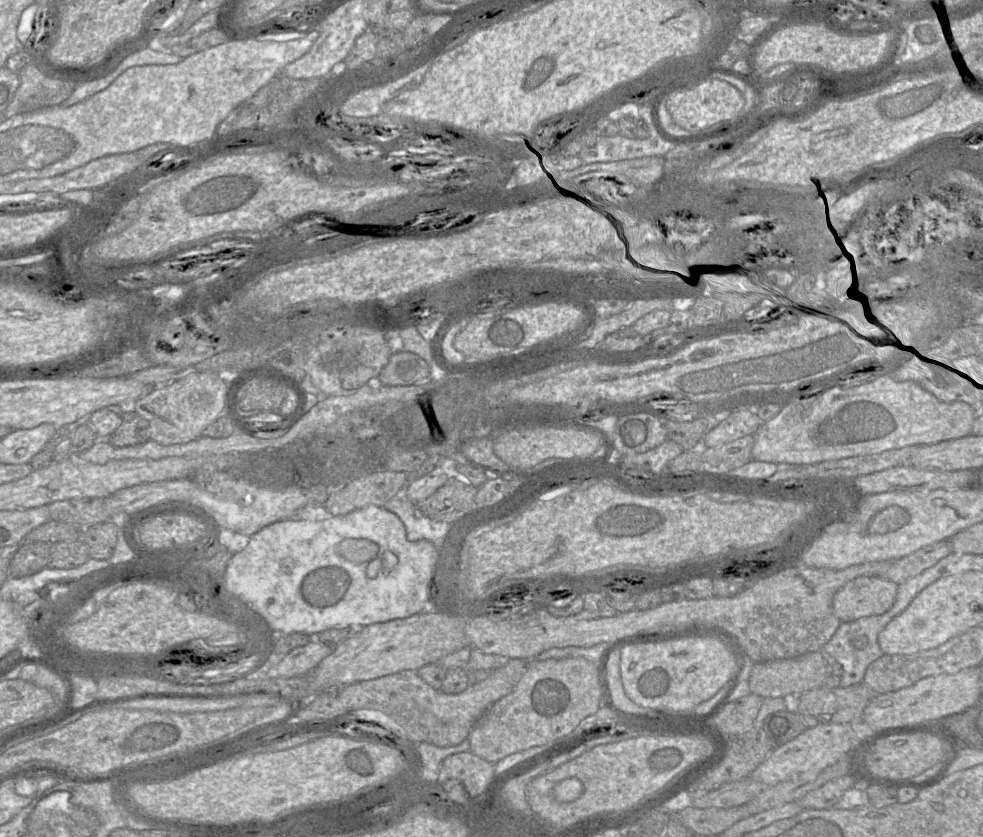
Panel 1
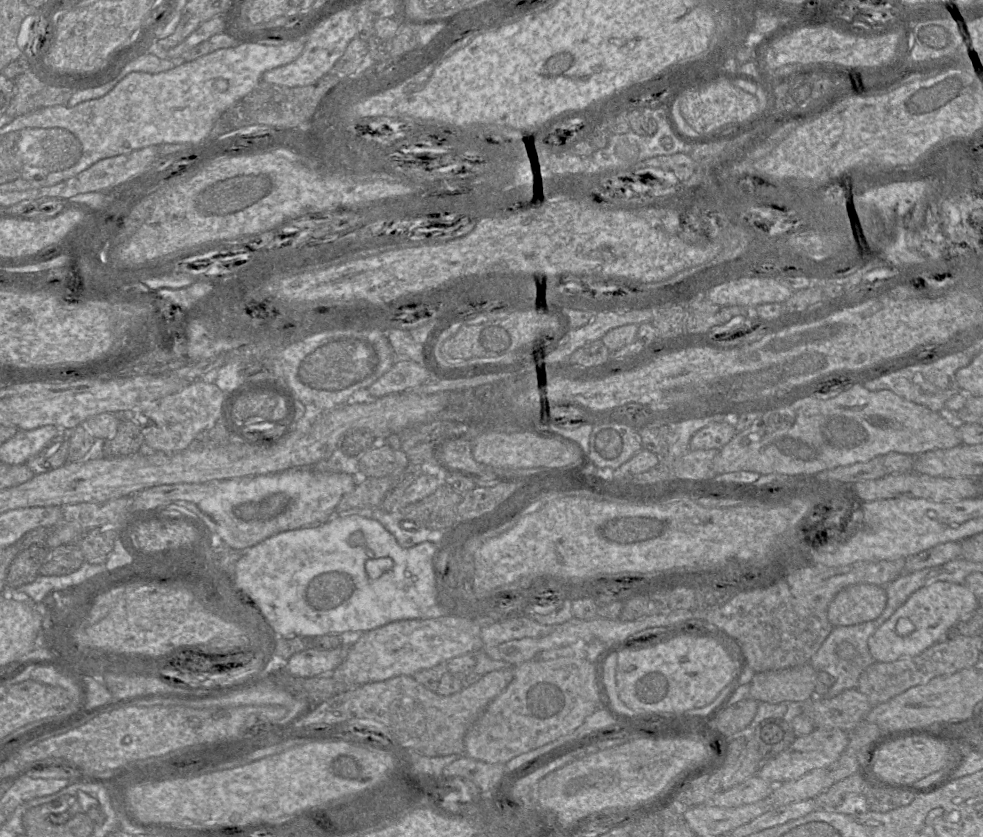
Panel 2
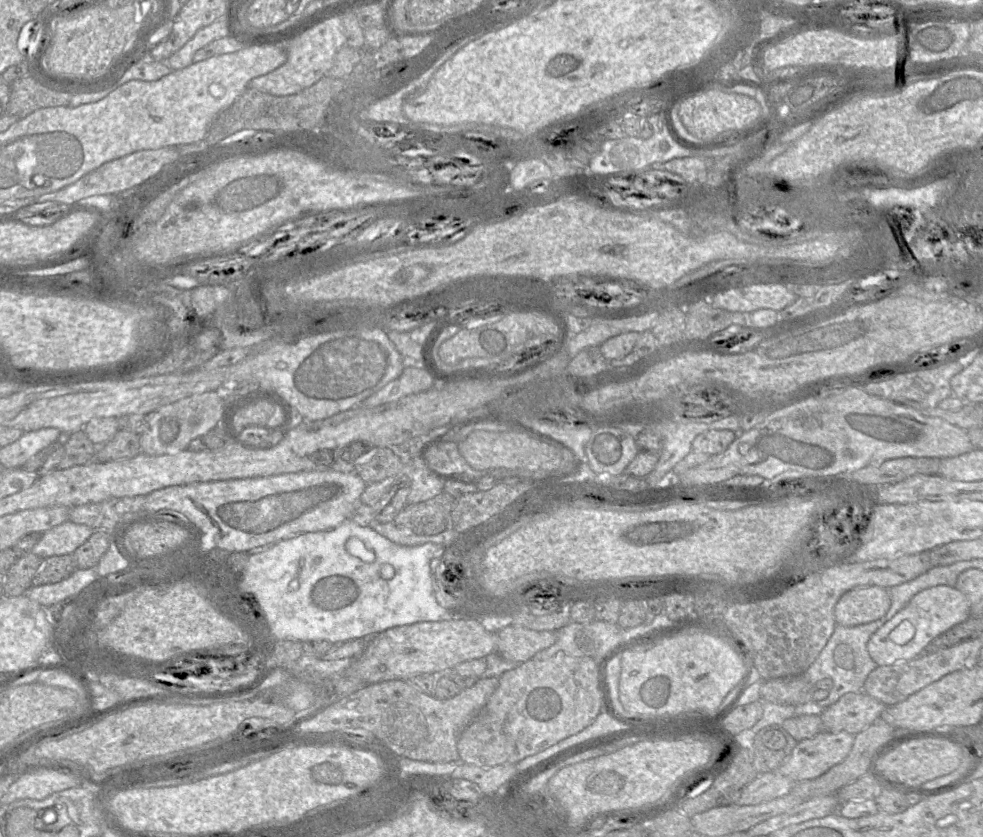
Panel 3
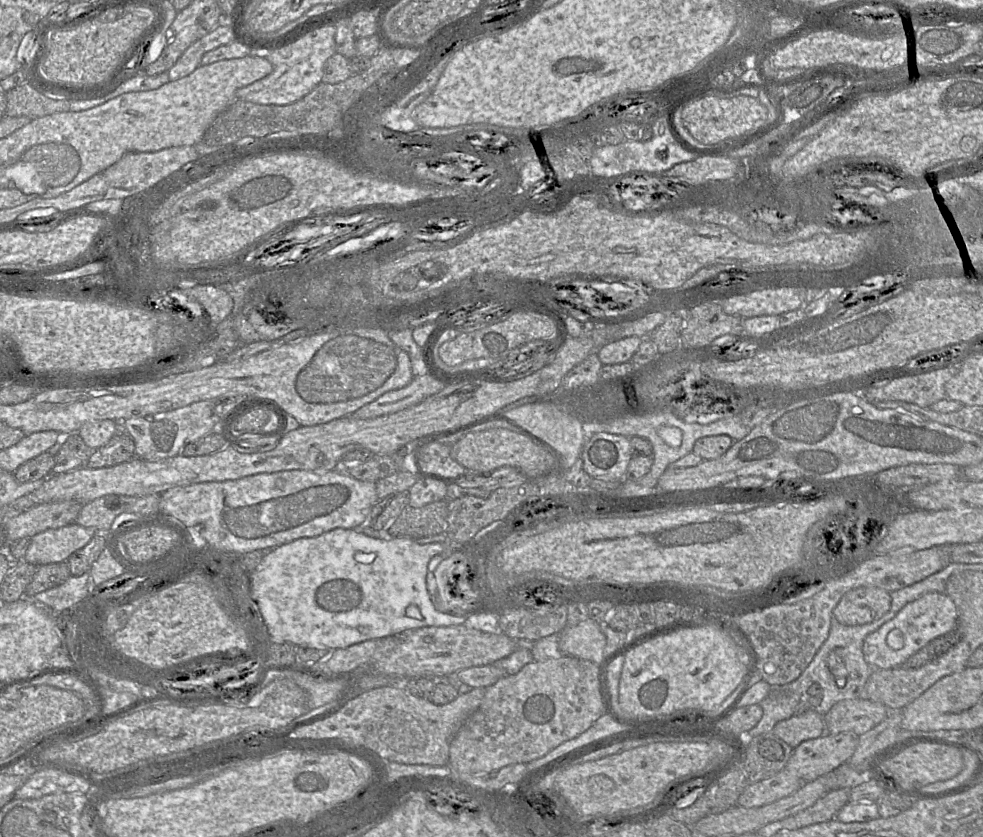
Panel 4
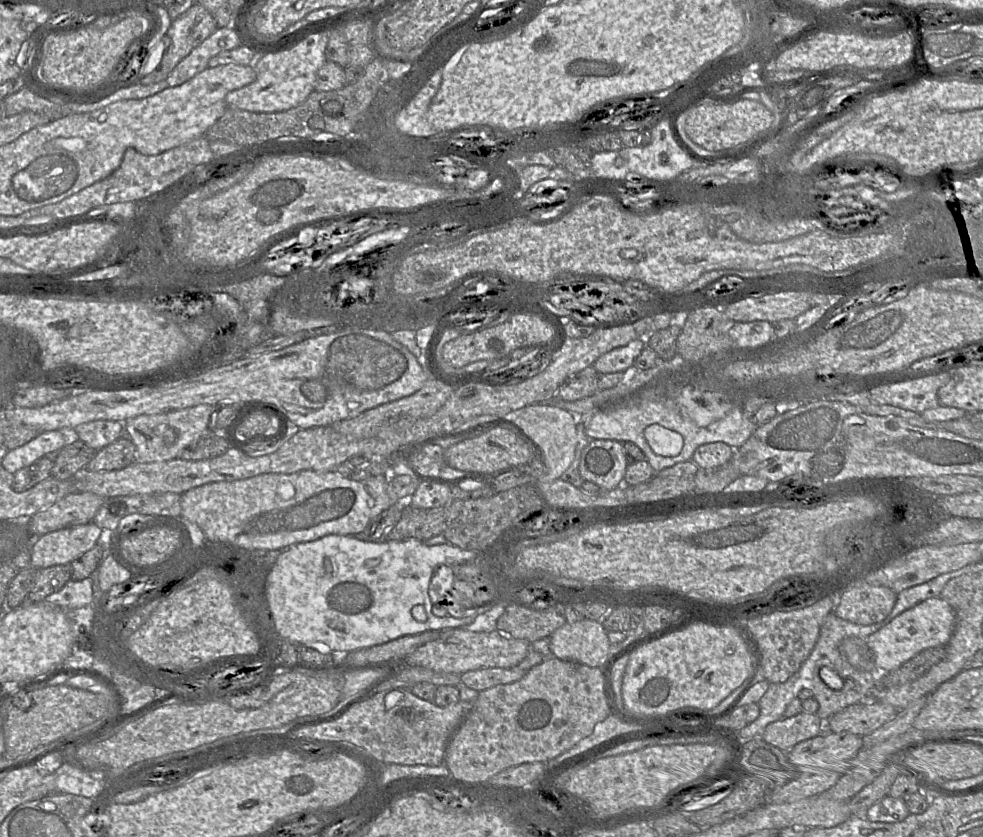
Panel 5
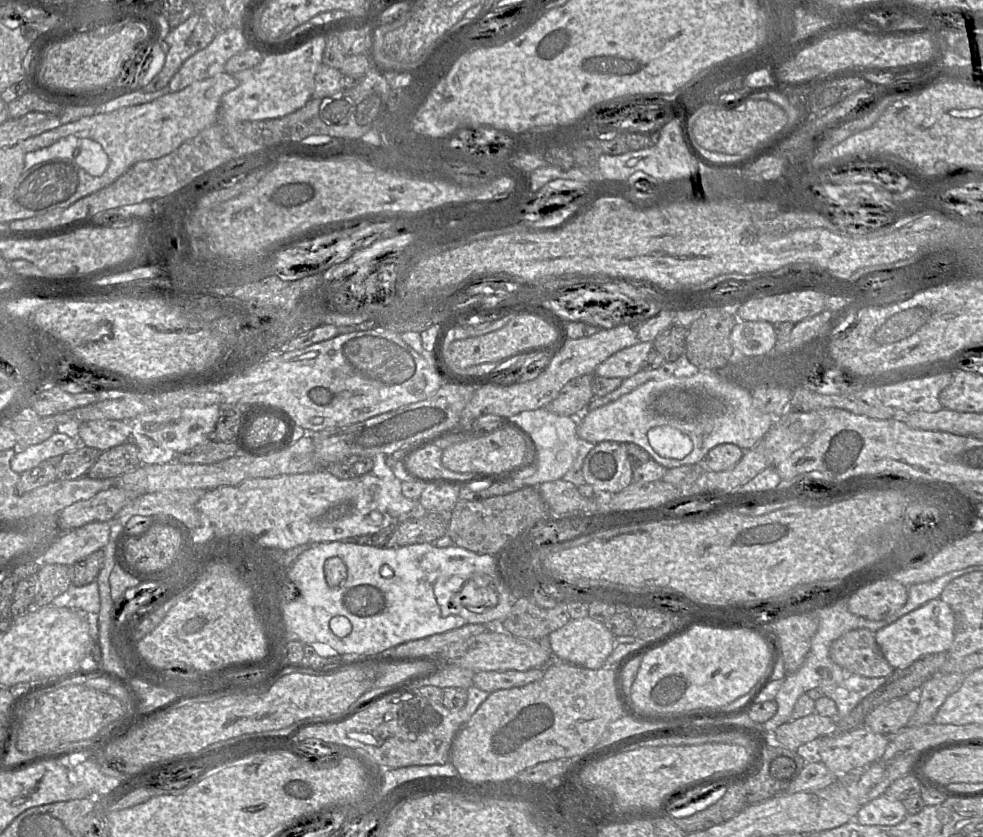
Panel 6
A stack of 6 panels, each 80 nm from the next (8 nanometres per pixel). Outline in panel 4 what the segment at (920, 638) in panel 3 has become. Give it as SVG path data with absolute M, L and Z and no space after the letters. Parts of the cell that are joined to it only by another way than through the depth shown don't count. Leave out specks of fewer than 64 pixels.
M927 593L906 604L897 615L870 633L863 643L865 660L874 669L903 666L906 661L934 639L957 629L958 612L954 601L946 593Z

